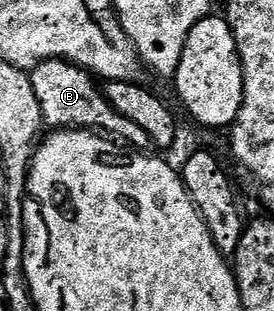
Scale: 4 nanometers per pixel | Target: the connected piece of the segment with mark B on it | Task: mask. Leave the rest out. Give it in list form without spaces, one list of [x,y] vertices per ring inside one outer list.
[[[51,60],[35,66],[29,71],[29,76],[32,80],[32,92],[36,92],[36,100],[40,100],[42,120],[47,127],[92,130],[113,136],[123,143],[131,142],[126,144],[142,152],[151,149],[148,132],[144,132],[144,128],[138,127],[137,124],[132,124],[128,116],[117,114],[106,101],[103,91],[94,87],[95,79],[82,67],[65,60]]]

